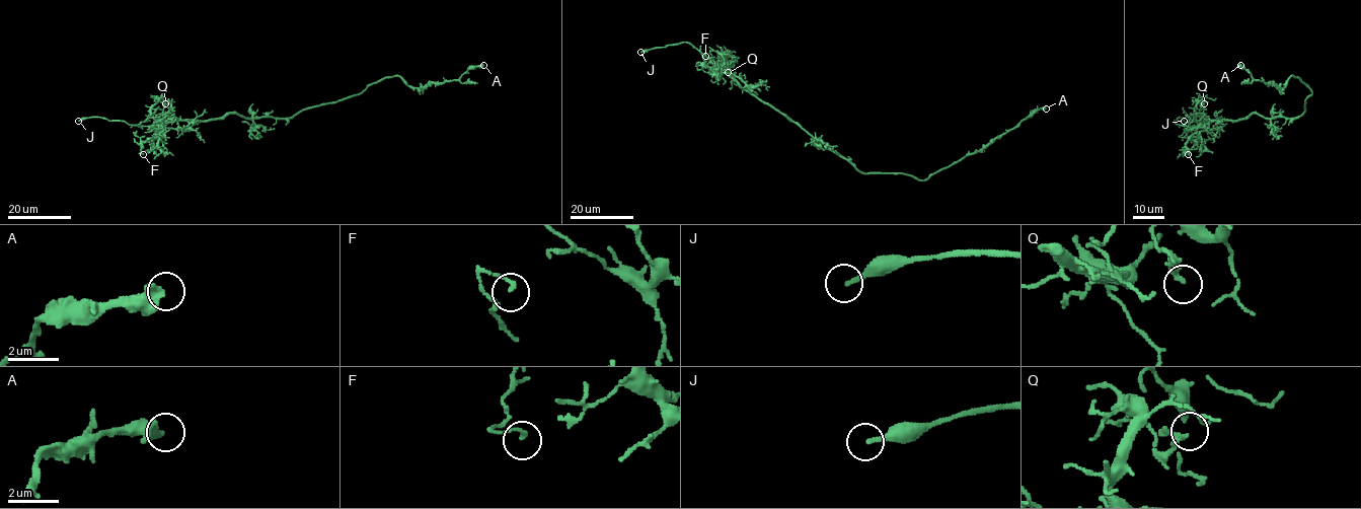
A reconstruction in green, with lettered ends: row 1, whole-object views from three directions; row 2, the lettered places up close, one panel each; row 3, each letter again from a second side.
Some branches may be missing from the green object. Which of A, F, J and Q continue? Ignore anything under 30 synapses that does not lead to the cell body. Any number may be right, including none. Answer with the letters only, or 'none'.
J

